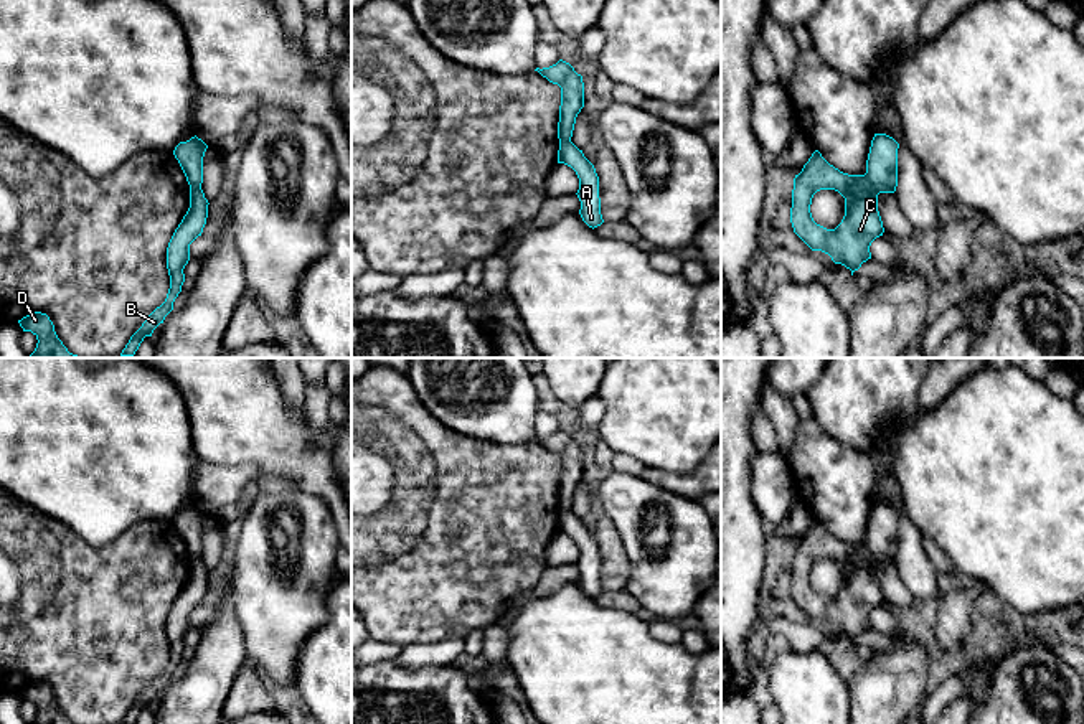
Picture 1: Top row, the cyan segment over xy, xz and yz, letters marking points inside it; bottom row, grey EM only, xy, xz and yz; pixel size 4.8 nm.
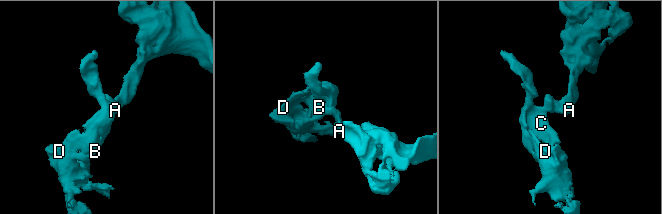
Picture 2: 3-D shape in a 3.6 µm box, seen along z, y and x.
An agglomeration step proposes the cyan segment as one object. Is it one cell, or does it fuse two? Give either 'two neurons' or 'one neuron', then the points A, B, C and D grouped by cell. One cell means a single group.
two neurons; groups A / B C D

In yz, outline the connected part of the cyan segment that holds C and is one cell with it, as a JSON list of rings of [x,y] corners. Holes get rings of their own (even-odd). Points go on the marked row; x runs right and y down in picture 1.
[[[818,150],[812,153],[802,172],[794,178],[790,223],[794,233],[812,249],[822,251],[832,257],[835,264],[841,264],[851,270],[861,267],[871,259],[871,242],[883,236],[884,228],[878,211],[878,193],[866,175],[848,175],[830,165]],[[820,190],[835,190],[845,198],[845,216],[835,229],[817,224],[810,213],[812,198]]]

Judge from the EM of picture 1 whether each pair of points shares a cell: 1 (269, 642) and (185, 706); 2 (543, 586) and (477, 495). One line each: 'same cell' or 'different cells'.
1: different cells
2: different cells

